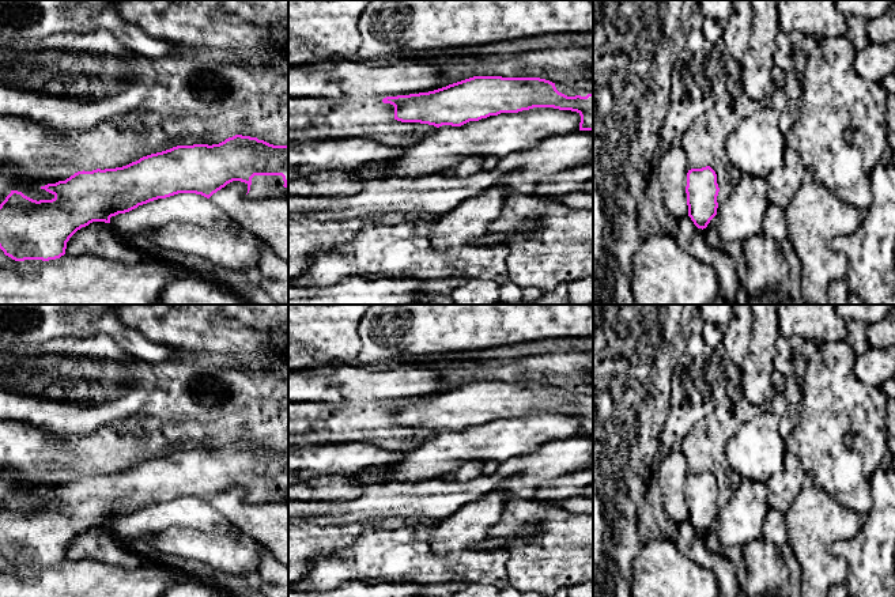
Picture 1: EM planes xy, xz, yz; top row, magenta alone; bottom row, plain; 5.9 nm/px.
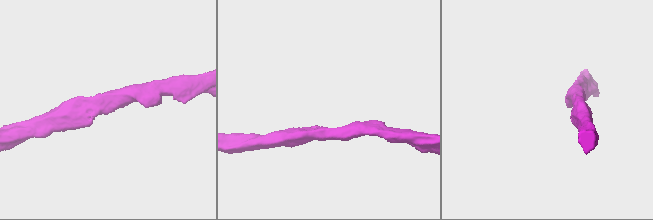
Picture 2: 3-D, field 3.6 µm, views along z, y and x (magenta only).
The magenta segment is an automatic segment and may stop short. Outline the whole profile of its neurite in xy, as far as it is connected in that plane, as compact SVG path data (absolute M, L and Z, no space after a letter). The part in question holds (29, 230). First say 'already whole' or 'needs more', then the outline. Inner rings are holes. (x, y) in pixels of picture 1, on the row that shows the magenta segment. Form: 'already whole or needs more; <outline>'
needs more; M235 135L212 146L177 146L122 167L78 171L65 181L41 186L54 196L52 200L37 201L11 190L0 204L0 249L15 261L56 260L65 254L69 238L92 222L110 223L112 216L178 193L209 199L233 181L245 182L252 200L288 194L288 146Z

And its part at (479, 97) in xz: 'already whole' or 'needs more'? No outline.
needs more

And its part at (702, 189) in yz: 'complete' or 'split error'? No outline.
complete

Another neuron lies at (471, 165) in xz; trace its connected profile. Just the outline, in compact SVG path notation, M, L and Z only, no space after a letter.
M468 156L448 173L456 178L465 178L479 173L483 169L483 162L482 156Z

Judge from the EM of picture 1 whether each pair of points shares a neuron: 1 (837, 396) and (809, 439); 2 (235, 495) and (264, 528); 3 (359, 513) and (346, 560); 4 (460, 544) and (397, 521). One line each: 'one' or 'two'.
1: one
2: one
3: two
4: two

